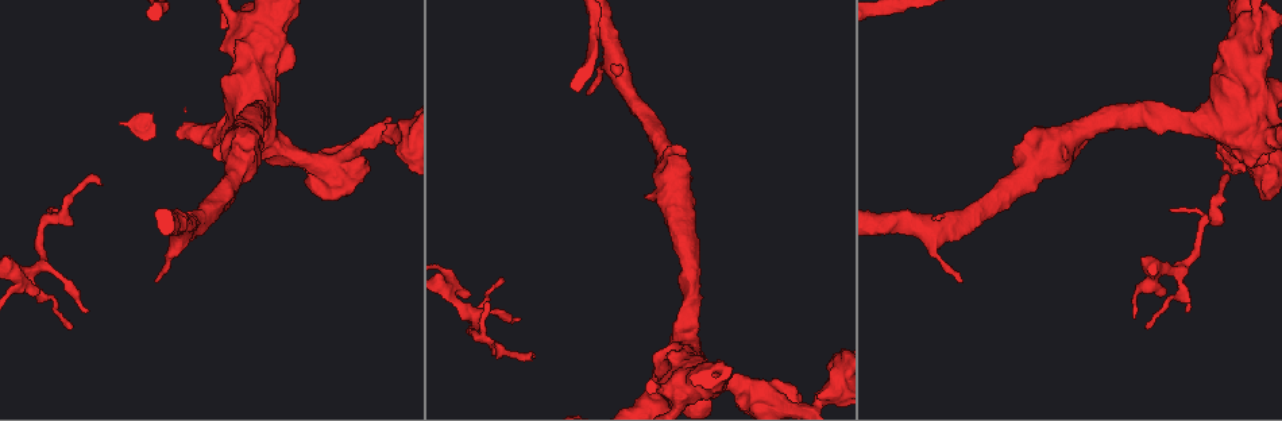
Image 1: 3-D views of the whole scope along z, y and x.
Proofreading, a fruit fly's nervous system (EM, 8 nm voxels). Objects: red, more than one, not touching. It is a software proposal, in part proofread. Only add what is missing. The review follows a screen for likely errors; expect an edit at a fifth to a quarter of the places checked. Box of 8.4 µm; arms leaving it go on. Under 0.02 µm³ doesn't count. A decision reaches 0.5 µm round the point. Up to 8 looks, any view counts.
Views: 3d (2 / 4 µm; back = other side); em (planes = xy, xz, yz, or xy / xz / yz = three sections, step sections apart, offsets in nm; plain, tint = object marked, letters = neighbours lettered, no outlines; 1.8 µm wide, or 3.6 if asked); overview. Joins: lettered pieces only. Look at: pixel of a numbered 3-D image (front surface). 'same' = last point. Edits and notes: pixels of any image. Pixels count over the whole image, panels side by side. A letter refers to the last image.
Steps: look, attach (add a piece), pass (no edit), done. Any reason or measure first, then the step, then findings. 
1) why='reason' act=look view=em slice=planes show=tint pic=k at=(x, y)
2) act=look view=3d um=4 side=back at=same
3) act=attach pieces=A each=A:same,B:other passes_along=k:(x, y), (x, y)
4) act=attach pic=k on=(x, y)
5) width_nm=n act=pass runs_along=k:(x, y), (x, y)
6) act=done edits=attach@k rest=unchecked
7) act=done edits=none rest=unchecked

why='branch stops here' act=look view=em slice=planes show=letters pic=1 at=(529, 351)

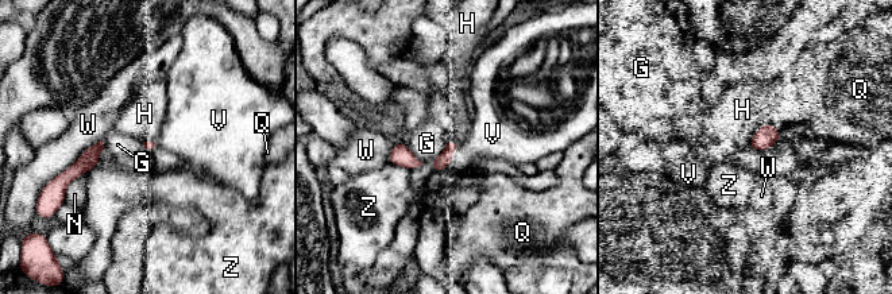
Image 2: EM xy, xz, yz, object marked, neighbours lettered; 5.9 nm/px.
act=attach pieces=V each=G:other,H:other,N:other,Q:other,V:same,W:other,Z:other found='the cell continues'

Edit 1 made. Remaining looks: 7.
why='see it whole again' act=look view=overview

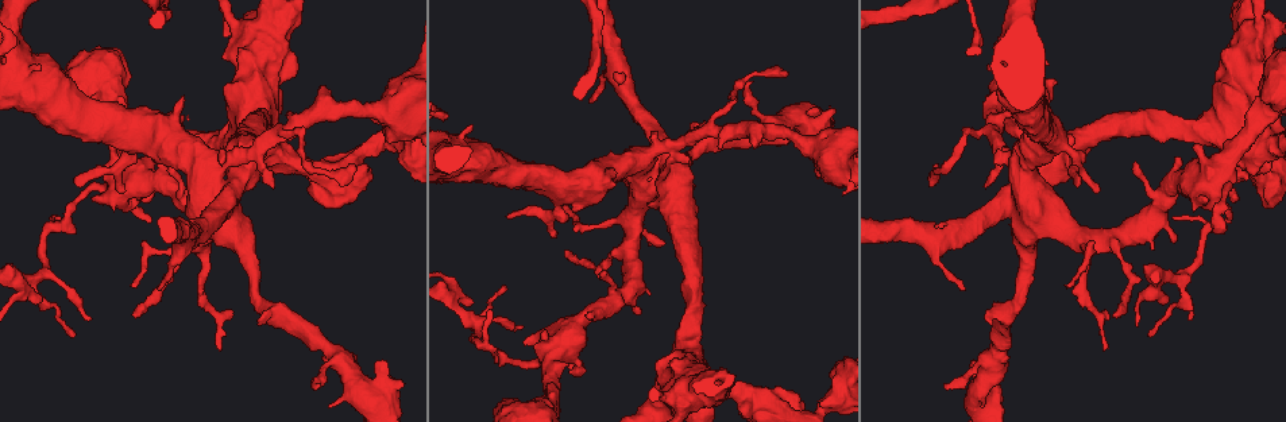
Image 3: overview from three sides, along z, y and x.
why='closes a loop' act=look view=3d um=4 side=back pic=3 at=(271, 31)

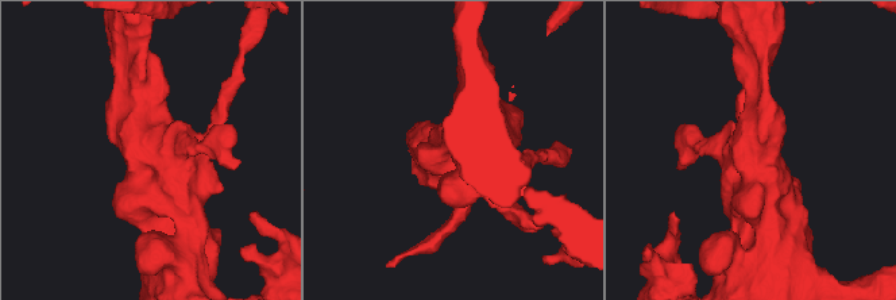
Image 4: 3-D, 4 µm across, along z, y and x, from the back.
act=look view=em um=3.6 slice=planes show=letters pic=4 at=(148, 155)

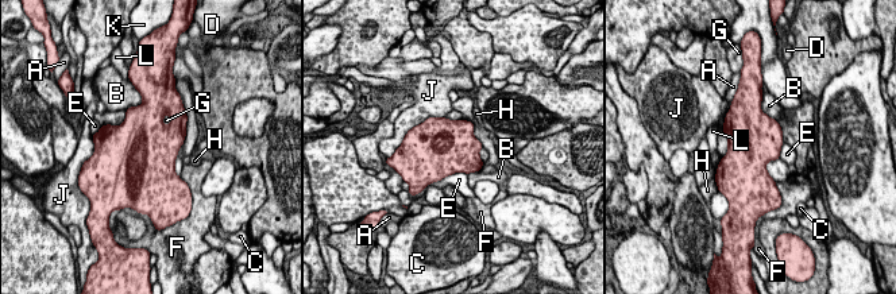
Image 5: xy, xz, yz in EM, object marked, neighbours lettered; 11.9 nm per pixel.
act=pass each=A:other,B:other,C:other,D:other,E:other,F:other,G:other,H:other,J:other,K:other,L:other found='no lettered piece goes on from it'

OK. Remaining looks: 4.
why='sharp bend' act=look view=em slice=planes show=plain pic=3 at=(939, 245)

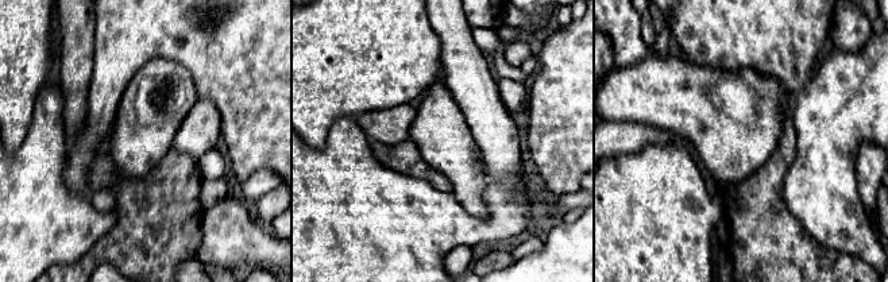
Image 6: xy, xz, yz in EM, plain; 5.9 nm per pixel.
why='with the object marked' act=look view=em slice=planes show=tint at=same

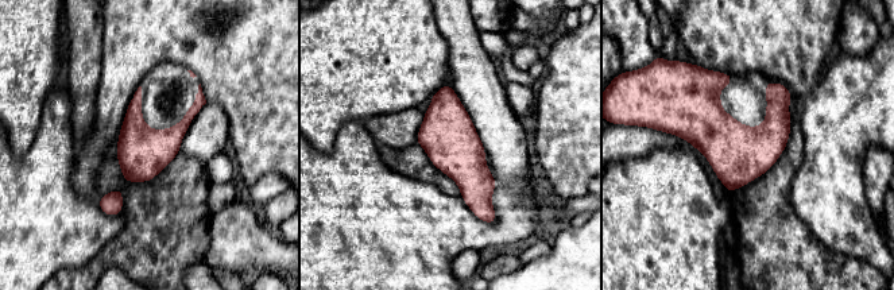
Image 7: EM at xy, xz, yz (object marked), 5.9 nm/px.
act=look view=em slice=planes show=letters at=same

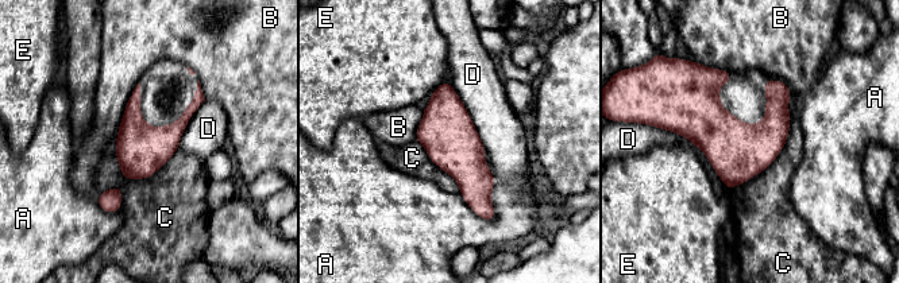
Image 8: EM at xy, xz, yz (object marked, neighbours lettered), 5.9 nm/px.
width_nm=300 act=pass each=A:other,B:other,C:other,D:other,E:other border=8:(791, 95), (786, 144), (728, 192) found='none of them fits'

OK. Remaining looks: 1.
act=done edits=attach@2 rest=unchecked

